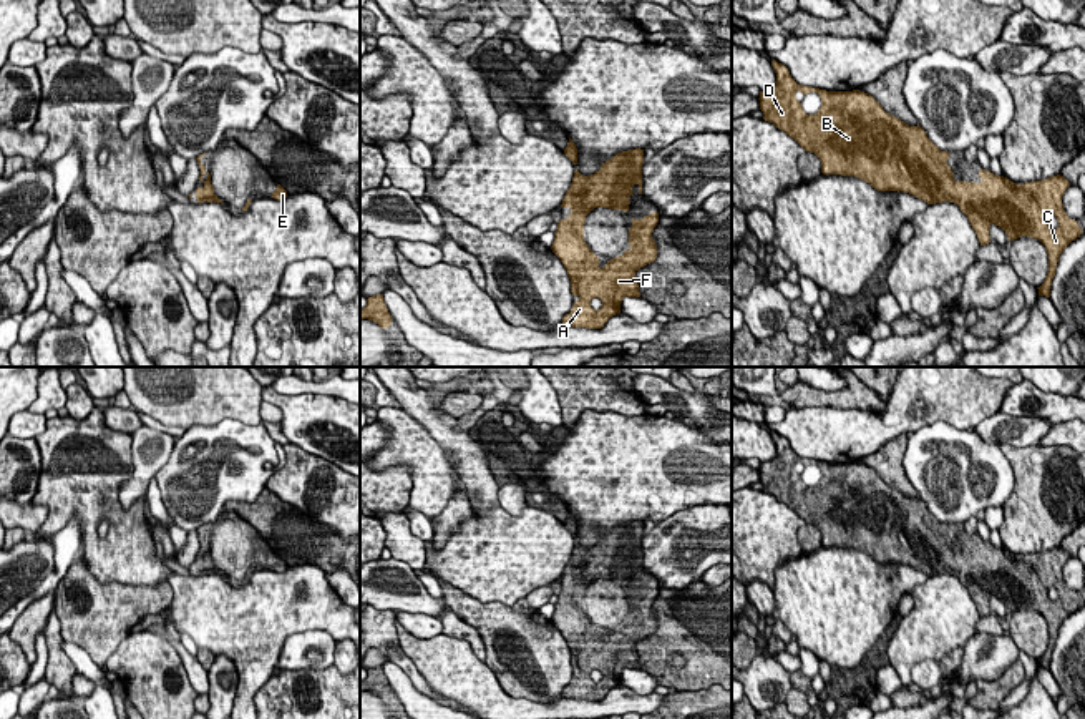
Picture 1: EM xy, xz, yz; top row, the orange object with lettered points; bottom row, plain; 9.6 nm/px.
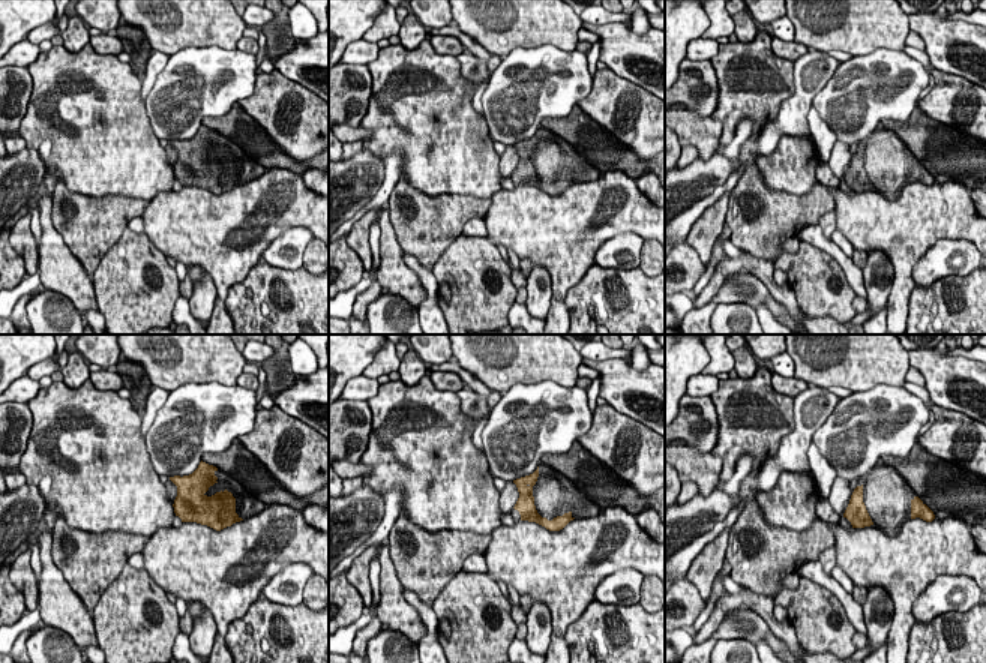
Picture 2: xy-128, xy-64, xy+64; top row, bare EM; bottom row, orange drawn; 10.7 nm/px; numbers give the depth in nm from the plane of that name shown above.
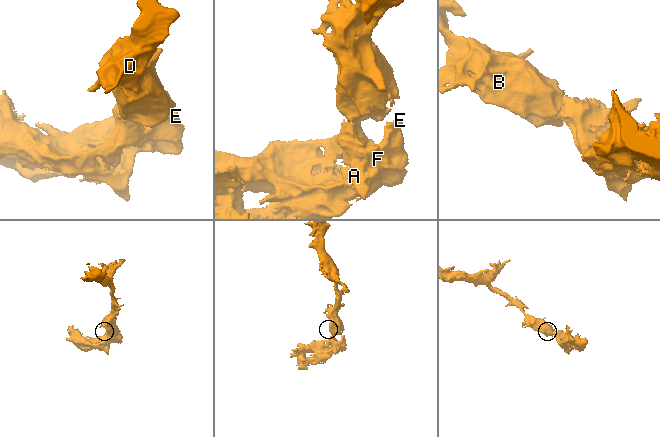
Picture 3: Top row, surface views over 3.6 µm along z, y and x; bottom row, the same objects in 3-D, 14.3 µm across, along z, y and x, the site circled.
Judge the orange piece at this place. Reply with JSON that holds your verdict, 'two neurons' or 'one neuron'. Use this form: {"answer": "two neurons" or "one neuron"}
{"answer": "one neuron"}

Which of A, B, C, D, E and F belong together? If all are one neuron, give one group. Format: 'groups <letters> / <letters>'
groups A B C D E F

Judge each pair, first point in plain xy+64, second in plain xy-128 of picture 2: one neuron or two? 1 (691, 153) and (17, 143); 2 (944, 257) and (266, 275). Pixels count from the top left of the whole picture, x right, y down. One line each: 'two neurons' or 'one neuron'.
1: one neuron
2: two neurons

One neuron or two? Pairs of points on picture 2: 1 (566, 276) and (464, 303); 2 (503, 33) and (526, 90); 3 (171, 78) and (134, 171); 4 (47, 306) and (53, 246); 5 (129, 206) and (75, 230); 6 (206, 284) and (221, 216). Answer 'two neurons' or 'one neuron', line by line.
1: two neurons
2: two neurons
3: two neurons
4: two neurons
5: one neuron
6: two neurons

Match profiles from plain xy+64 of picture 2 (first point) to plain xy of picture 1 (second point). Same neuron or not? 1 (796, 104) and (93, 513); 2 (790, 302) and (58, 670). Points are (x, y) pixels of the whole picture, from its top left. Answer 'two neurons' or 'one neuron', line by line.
1: two neurons
2: two neurons

